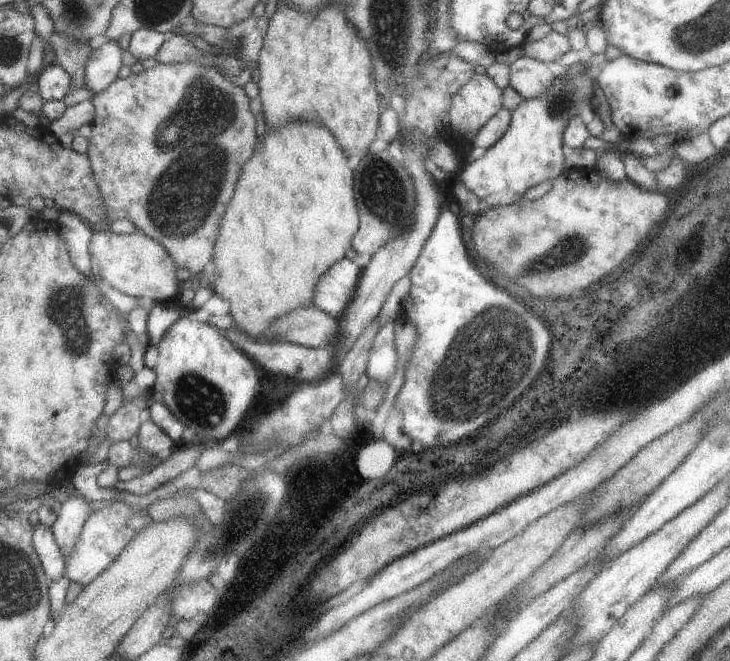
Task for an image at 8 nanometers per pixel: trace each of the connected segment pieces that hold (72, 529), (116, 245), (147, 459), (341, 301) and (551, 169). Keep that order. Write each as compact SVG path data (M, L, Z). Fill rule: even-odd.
M77 492L73 496L65 498L60 504L56 519L51 524L51 534L53 534L64 559L69 556L69 550L77 542L77 534L79 534L83 523L93 512L89 507L90 503L91 501L86 501Z
M102 226L94 228L87 242L87 252L96 275L117 292L150 298L152 302L165 302L176 296L183 286L175 276L177 267L169 254L143 233L111 234Z
M119 440L108 447L107 462L109 466L117 469L125 466L140 466L142 471L150 470L157 466L157 460L152 454L143 452L132 440Z
M343 257L337 260L317 280L317 286L313 288L313 307L329 316L340 317L353 298L361 273L362 268L350 259Z
M583 53L578 62L565 66L564 72L555 76L537 98L523 98L515 110L509 111L509 126L501 138L455 174L462 186L481 202L495 207L515 203L527 188L554 179L563 172L565 160L561 133L569 119L577 115L580 108L590 105L591 98L598 93L595 74L590 76L590 67L584 67L588 55Z

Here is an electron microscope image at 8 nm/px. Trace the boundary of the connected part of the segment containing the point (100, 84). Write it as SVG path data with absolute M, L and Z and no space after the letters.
M108 40L101 44L97 49L92 49L89 58L85 61L83 68L83 88L93 91L93 94L101 92L110 82L117 78L117 72L121 68L121 58L123 50L119 48L116 40Z

